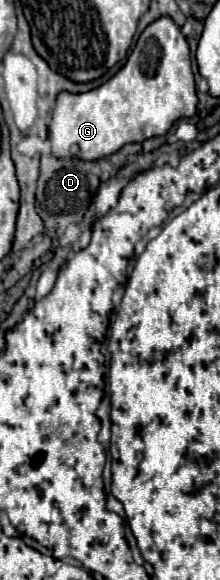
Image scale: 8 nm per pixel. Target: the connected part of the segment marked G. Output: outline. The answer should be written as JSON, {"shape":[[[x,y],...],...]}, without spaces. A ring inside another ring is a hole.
{"shape":[[[161,16],[139,34],[137,44],[131,50],[125,66],[111,80],[89,92],[79,92],[79,94],[61,92],[57,96],[57,106],[49,122],[49,140],[53,154],[59,158],[77,156],[81,160],[97,160],[117,152],[123,144],[141,142],[151,136],[163,136],[175,120],[193,116],[195,108],[197,108],[197,96],[195,96],[195,80],[191,70],[187,38],[169,16]]]}

